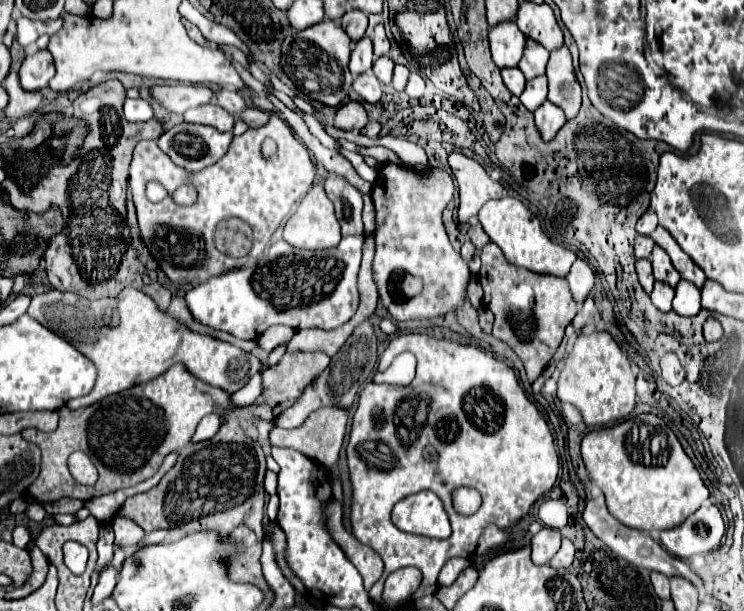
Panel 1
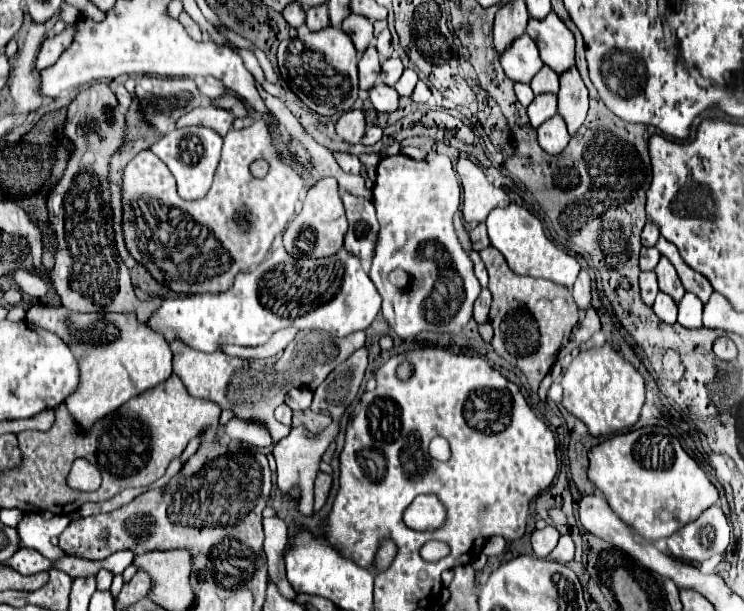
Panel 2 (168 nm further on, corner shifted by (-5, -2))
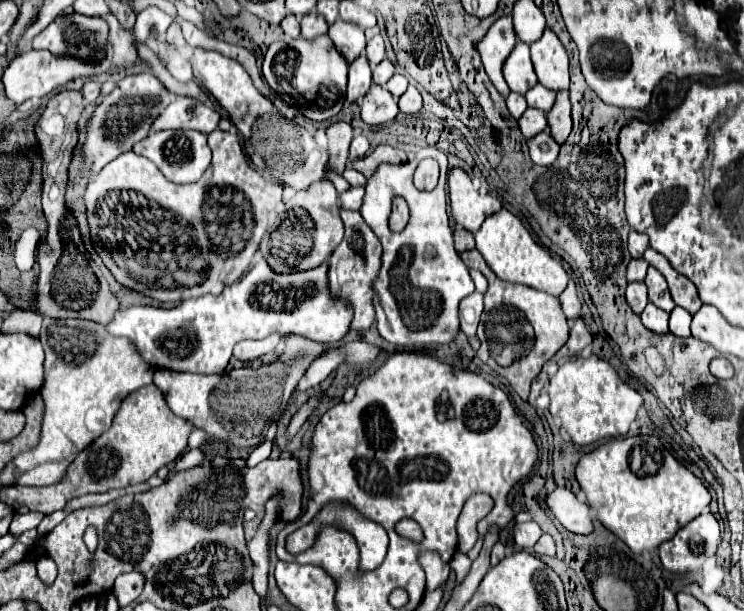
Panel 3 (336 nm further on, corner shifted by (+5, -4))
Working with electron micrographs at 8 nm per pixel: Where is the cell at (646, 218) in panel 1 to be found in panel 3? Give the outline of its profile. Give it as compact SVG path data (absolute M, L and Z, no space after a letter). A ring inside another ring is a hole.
M630 231L630 237L628 237L628 251L630 251L630 255L632 257L642 257L642 253L646 249L648 249L648 235Z

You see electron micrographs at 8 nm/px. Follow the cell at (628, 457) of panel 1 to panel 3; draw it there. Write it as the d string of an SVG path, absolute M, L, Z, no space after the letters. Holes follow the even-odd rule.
M642 437L610 439L602 443L580 457L576 479L586 491L598 521L608 531L616 533L634 553L642 553L672 539L678 529L698 517L710 505L710 493L704 483L668 451L660 453L660 467L656 473L638 477L630 467L630 455L636 445L642 445Z

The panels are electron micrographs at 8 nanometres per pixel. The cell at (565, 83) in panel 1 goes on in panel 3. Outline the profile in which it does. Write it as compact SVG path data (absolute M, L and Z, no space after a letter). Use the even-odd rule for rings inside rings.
M558 91L554 107L548 111L548 125L552 137L562 145L572 131L572 103L568 91Z

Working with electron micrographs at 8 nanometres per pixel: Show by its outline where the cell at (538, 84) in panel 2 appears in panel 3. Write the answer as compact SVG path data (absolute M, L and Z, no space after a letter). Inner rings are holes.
M540 83L536 87L532 87L528 93L526 93L526 101L528 101L528 107L536 107L536 109L542 109L542 111L550 111L554 101L556 101L556 91L548 91L544 89Z

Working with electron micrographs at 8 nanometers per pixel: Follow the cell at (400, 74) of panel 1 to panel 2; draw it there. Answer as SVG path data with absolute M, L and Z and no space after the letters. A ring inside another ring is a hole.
M406 69L406 71L402 73L402 77L398 79L398 83L394 85L394 89L396 89L400 95L410 97L412 91L414 91L414 87L416 87L416 83L418 83L418 75L416 75L412 69Z

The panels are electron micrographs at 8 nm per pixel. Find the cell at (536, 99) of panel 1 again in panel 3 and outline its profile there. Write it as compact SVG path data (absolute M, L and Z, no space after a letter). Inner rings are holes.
M528 107L528 109L524 111L524 115L518 119L518 123L520 123L520 131L522 131L522 135L524 135L526 139L538 135L538 133L544 131L546 125L548 125L548 123L546 123L546 113L544 113L544 111L536 111L536 109L532 109L532 107Z

